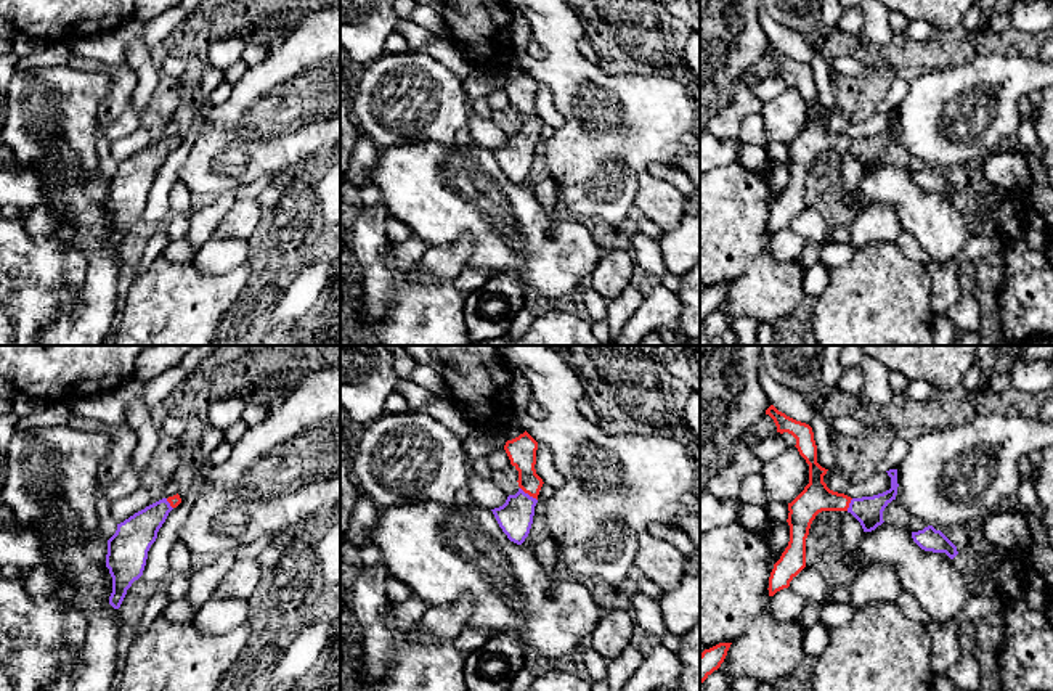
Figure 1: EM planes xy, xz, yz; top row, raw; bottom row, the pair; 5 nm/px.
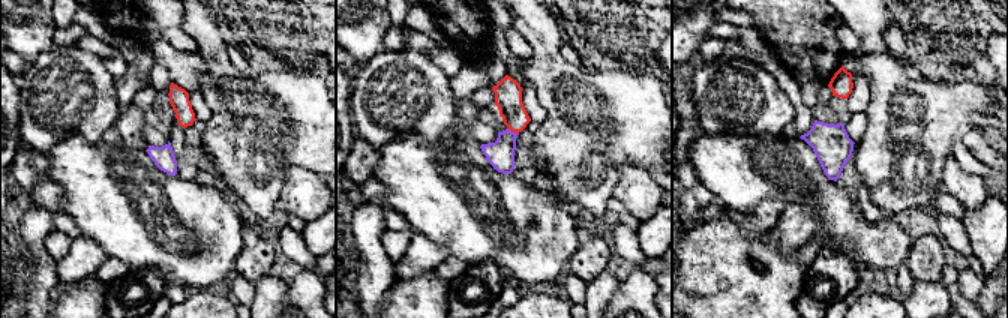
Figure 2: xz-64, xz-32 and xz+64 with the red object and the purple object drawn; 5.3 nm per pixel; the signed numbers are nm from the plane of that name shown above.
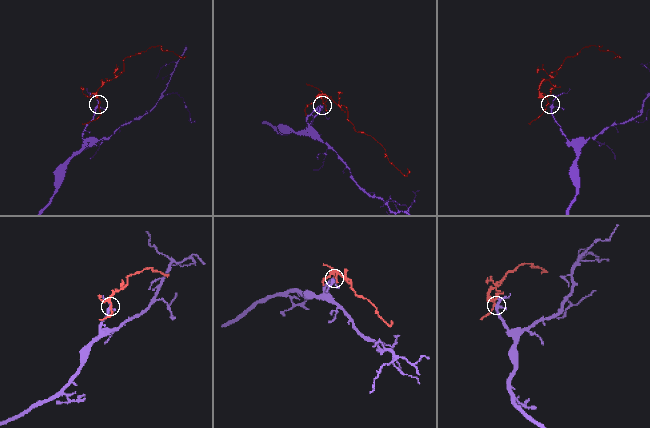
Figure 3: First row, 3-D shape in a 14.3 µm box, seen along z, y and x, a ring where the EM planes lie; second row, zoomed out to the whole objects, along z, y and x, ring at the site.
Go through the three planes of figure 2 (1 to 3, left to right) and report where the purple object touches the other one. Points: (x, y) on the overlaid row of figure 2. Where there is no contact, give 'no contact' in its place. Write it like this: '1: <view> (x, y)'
1: no contact
2: xz-32 (512, 131)
3: no contact

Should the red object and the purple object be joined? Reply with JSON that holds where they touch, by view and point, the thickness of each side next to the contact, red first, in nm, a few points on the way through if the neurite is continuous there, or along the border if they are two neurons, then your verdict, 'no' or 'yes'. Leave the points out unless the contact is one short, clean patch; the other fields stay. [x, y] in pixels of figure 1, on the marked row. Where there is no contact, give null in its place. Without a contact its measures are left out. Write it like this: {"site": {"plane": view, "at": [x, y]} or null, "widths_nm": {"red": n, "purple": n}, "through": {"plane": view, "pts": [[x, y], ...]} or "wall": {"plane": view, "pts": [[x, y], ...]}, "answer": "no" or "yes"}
{"site": {"plane": "xz", "at": [528, 494]}, "widths_nm": {"red": 140, "purple": 180}, "through": {"plane": "xz", "pts": [[522, 450], [528, 494], [516, 516]]}, "answer": "yes"}

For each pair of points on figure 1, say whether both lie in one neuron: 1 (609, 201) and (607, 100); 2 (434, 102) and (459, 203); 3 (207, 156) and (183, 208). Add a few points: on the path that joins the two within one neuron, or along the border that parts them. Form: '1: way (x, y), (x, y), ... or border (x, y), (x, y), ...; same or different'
1: way (607, 175), (607, 126); same
2: border (453, 142), (406, 143); different
3: border (178, 180), (191, 193); different

